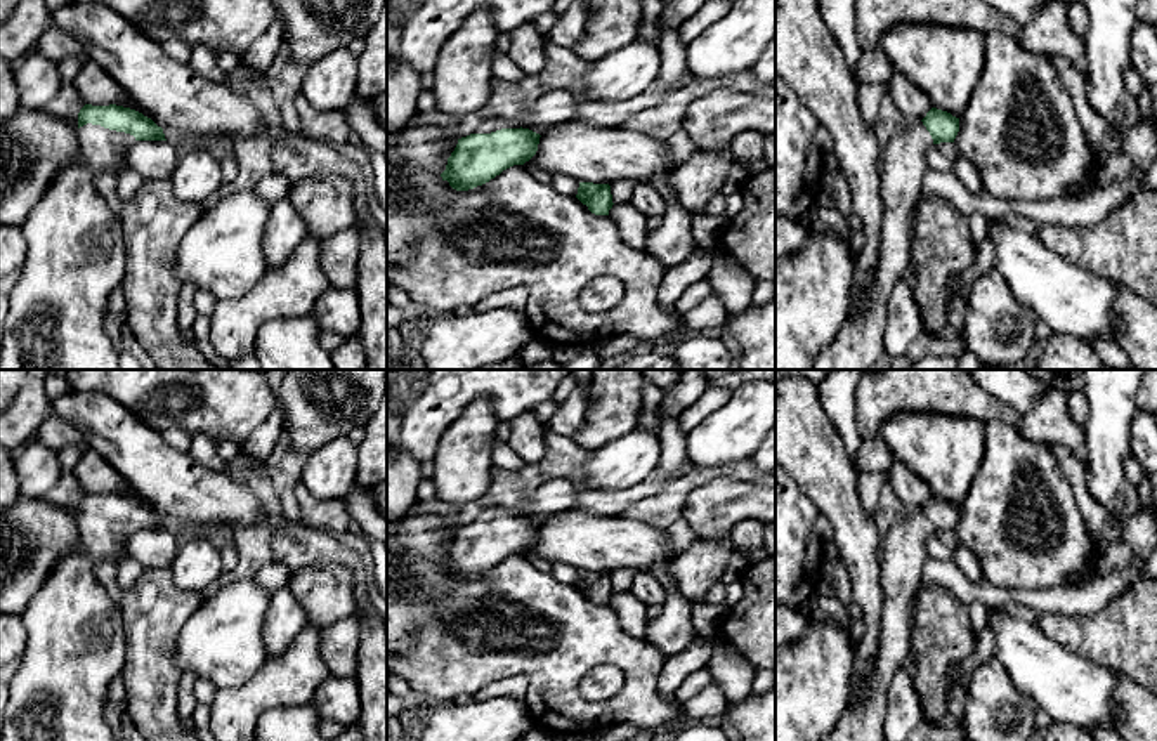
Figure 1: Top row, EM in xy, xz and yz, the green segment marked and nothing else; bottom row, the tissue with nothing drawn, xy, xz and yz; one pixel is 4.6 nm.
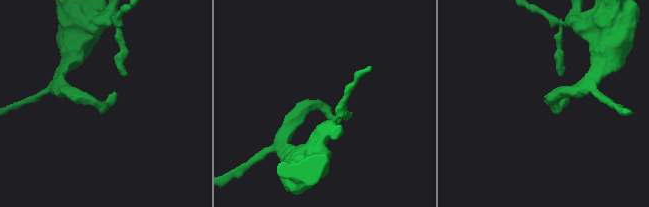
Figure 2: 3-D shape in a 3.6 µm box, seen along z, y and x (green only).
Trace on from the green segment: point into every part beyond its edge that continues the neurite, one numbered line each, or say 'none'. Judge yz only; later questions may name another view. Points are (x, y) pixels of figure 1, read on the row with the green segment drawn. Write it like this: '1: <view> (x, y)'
1: yz (859, 342)

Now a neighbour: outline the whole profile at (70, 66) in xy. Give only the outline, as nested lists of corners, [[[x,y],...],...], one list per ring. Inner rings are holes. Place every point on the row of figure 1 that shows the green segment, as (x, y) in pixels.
[[[66,57],[57,62],[57,69],[61,73],[62,83],[73,83],[82,69],[82,62],[78,57]]]

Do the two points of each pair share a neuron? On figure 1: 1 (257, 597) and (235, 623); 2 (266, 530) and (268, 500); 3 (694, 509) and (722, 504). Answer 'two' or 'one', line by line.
1: one
2: one
3: one

